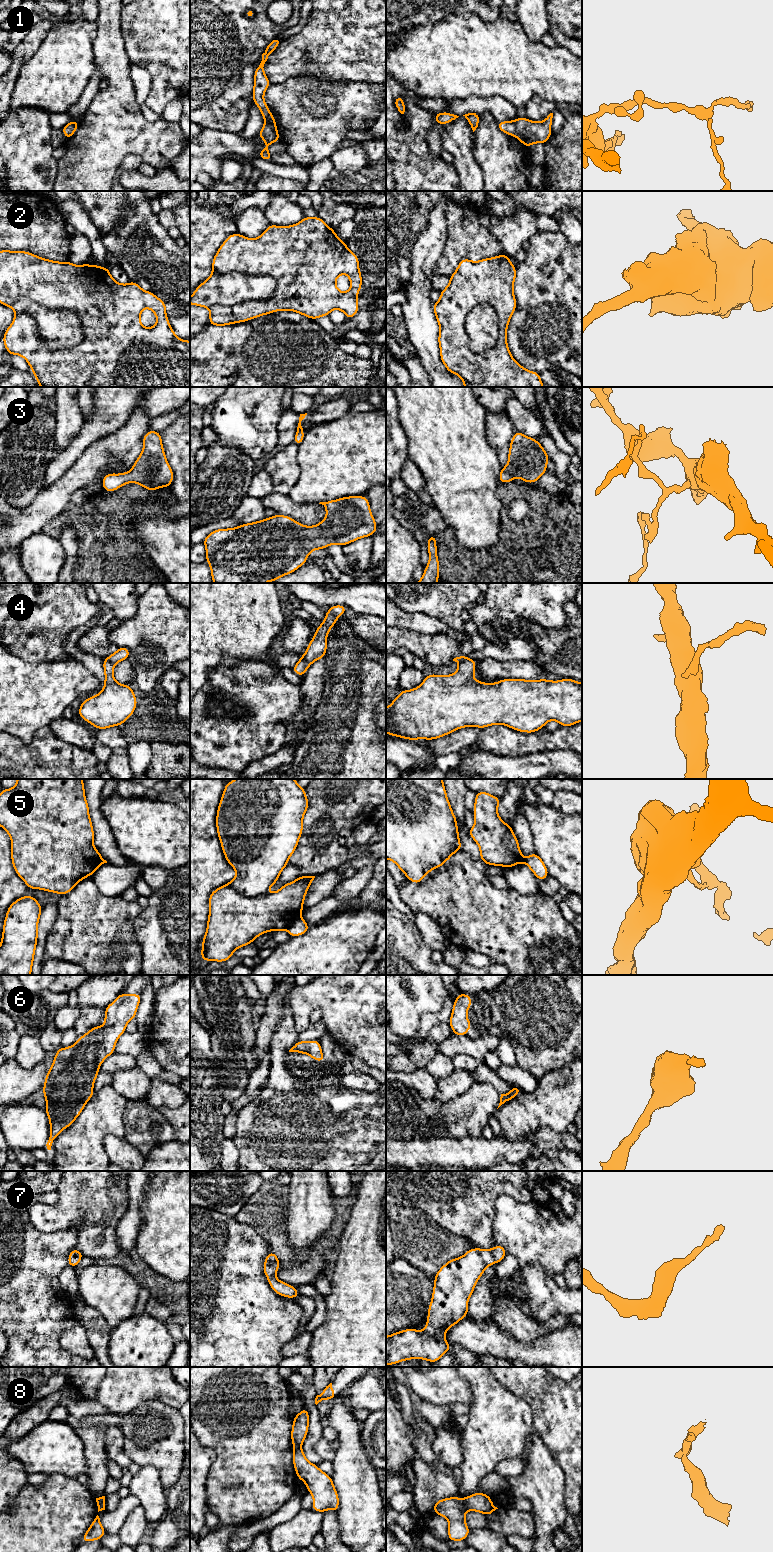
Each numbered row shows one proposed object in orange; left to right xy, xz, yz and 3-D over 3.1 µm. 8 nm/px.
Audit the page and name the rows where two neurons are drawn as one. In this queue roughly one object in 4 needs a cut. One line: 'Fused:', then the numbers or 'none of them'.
Fused: 2, 4, 5, 8

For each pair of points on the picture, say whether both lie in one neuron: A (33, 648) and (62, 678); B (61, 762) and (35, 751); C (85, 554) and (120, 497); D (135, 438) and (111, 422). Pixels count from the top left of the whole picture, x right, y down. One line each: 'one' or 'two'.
A: two
B: one
C: one
D: two

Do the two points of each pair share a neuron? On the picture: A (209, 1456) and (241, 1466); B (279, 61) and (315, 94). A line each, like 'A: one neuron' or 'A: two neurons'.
A: two neurons
B: two neurons

